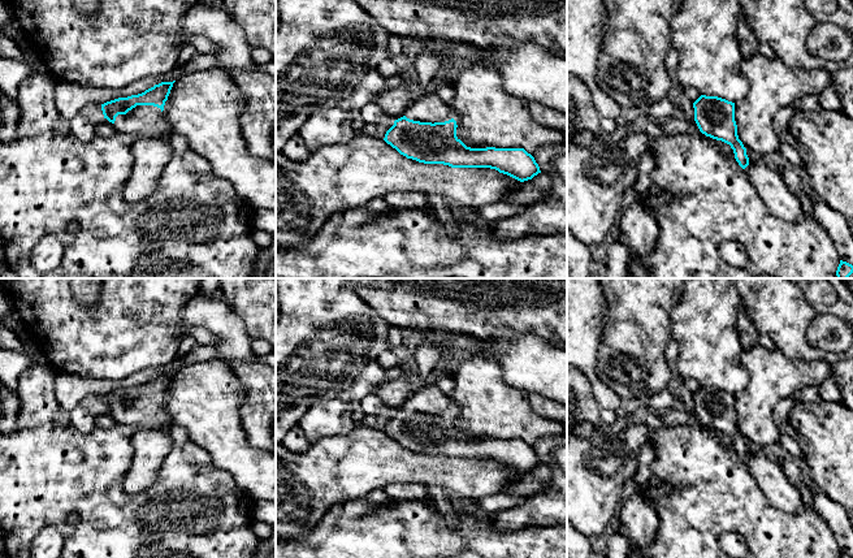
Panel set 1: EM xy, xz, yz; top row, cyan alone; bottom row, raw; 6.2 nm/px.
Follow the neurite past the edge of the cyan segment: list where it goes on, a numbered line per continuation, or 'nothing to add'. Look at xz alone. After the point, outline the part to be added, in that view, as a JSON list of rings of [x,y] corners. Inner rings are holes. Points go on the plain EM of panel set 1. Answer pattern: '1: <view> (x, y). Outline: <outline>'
1: xz (428, 398). Outline: [[[417,382],[416,390],[407,398],[404,407],[420,414],[445,414],[454,410],[450,395],[443,394],[433,382]]]

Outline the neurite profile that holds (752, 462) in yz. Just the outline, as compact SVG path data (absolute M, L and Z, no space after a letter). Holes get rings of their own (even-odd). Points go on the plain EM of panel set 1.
M752 450L744 463L772 506L791 514L801 511L800 493L784 472L781 463L768 458L763 451Z

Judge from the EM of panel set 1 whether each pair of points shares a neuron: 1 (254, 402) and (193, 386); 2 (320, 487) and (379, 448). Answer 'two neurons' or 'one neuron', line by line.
1: two neurons
2: one neuron

